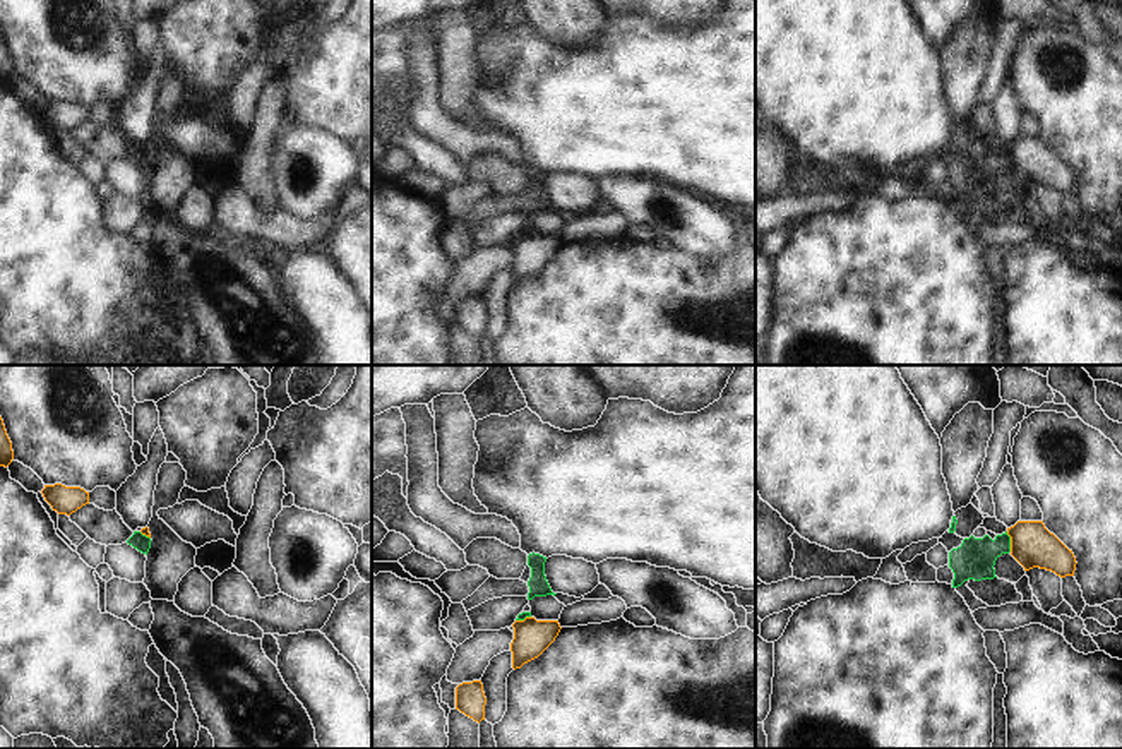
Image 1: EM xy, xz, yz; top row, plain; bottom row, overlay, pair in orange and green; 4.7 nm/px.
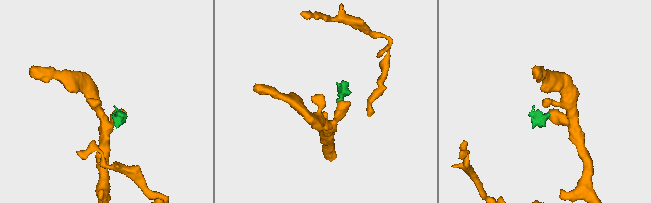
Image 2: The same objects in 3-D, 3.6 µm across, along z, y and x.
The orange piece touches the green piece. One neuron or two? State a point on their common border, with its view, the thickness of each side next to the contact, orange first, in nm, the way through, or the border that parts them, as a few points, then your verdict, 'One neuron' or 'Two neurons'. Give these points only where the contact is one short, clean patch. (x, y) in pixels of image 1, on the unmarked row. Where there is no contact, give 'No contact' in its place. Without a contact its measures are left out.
Touches orange at yz (1011, 158). Thickness 200 nm (orange) against 190 nm. Boundary: yz (1006, 148), (1011, 167). Two neurons

